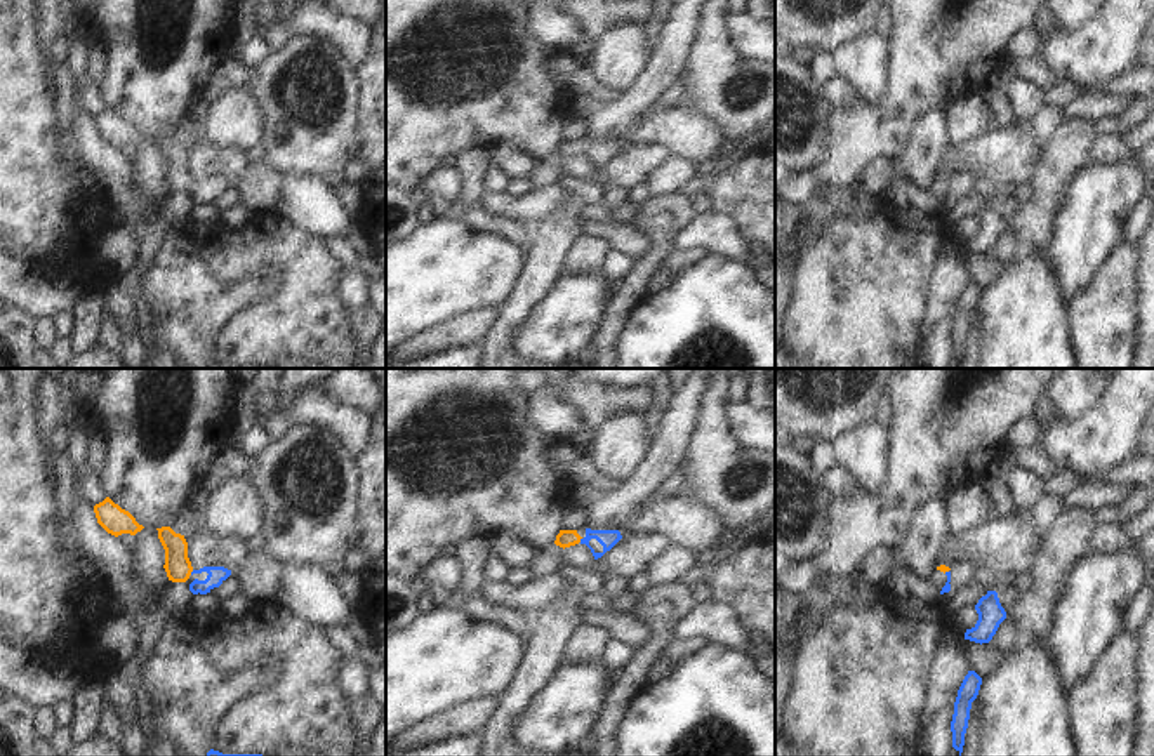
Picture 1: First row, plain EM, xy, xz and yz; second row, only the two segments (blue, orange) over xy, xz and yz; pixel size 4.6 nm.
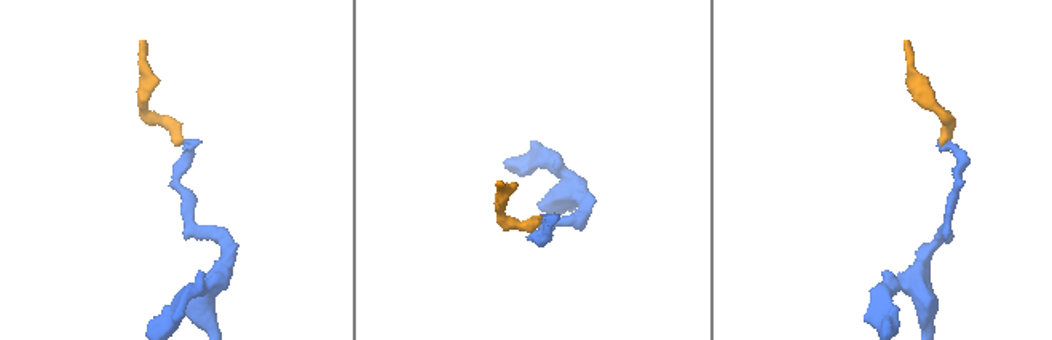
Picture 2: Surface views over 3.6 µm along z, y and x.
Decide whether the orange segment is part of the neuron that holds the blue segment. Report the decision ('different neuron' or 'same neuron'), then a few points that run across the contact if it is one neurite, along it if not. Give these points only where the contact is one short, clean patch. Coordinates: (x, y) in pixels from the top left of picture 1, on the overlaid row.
same neuron; line xy (216, 574), (211, 570), (192, 572), (178, 565)

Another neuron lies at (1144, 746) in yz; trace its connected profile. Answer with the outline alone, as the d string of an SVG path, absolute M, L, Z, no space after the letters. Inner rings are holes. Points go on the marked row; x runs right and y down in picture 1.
M1154 600L1138 638L1138 737L1133 756L1154 756Z

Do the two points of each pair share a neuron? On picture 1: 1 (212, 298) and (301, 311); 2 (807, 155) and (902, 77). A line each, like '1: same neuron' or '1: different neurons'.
1: different neurons
2: different neurons

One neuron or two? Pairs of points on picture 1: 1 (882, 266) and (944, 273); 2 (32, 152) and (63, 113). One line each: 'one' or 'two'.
1: two
2: two

